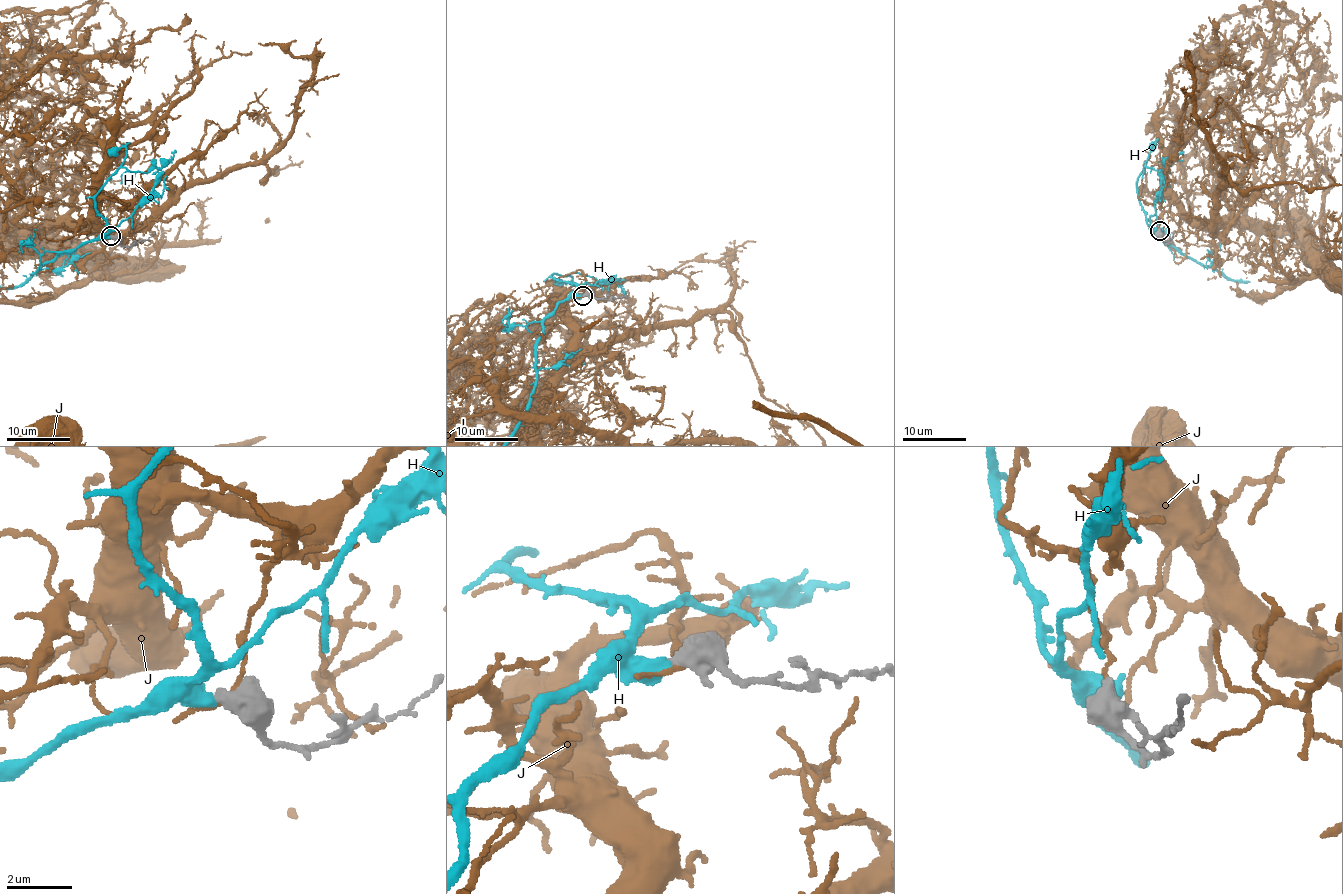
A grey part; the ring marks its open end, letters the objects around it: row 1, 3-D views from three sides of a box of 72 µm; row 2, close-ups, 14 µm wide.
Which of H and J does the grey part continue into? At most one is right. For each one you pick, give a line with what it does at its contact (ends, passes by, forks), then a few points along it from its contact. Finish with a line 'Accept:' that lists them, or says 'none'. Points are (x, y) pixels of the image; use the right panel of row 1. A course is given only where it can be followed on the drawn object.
Accept: none

